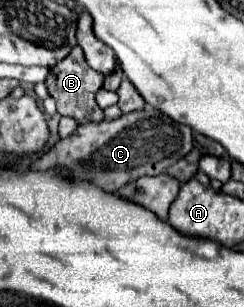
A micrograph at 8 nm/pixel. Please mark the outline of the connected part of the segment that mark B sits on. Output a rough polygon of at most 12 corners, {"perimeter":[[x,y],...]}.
{"perimeter":[[74,46],[46,78],[60,116],[104,120],[94,94],[104,74]]}

